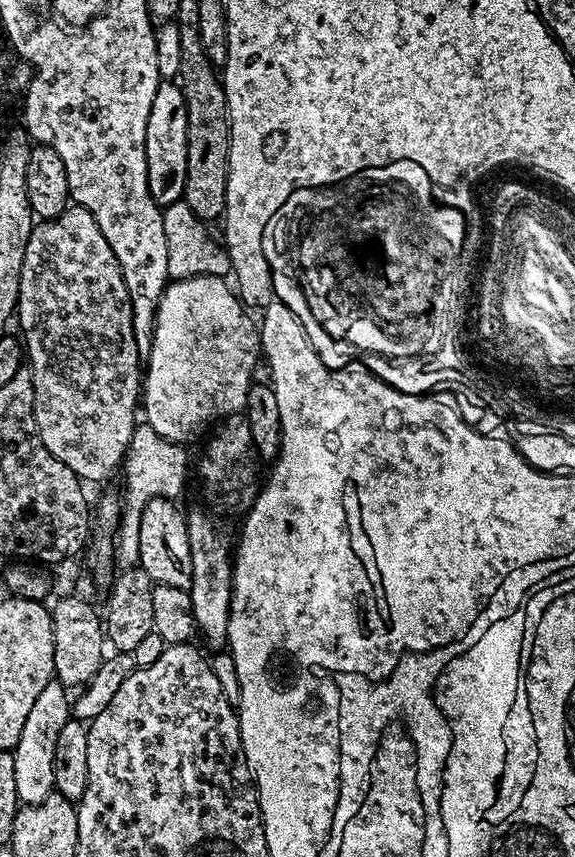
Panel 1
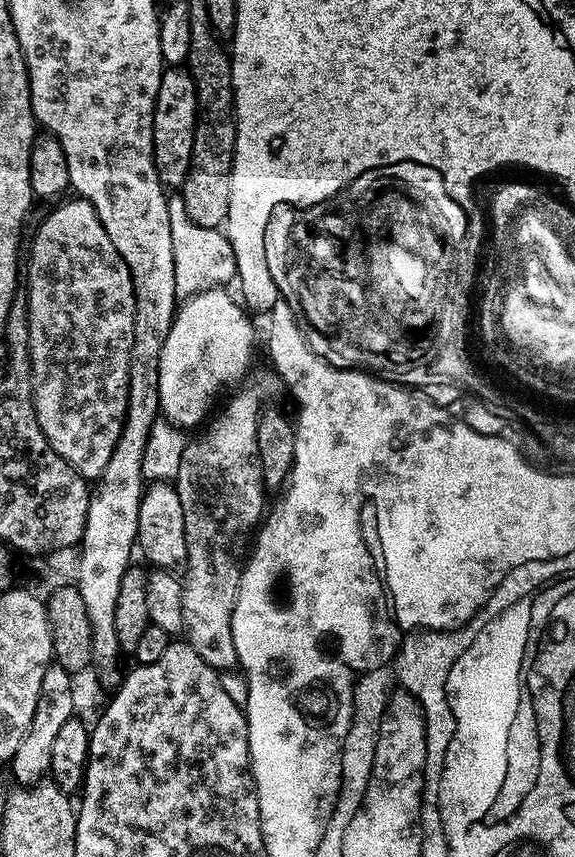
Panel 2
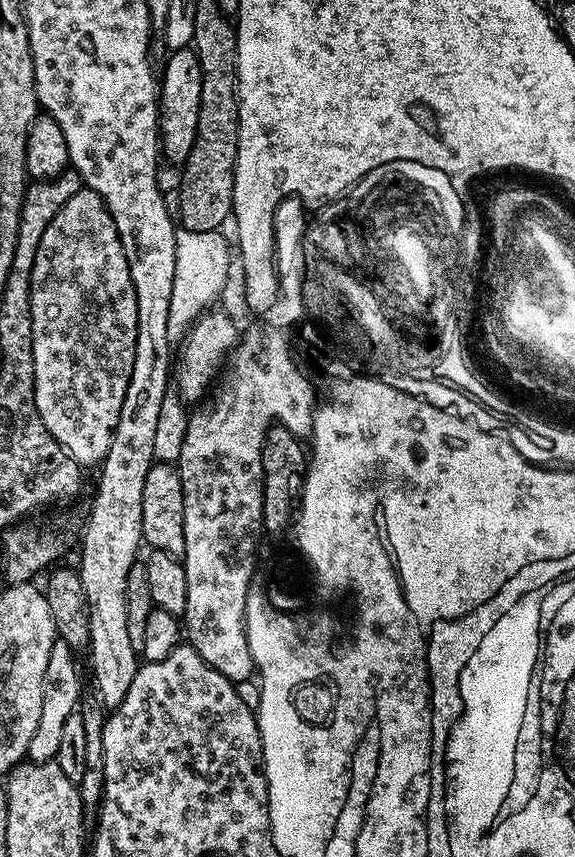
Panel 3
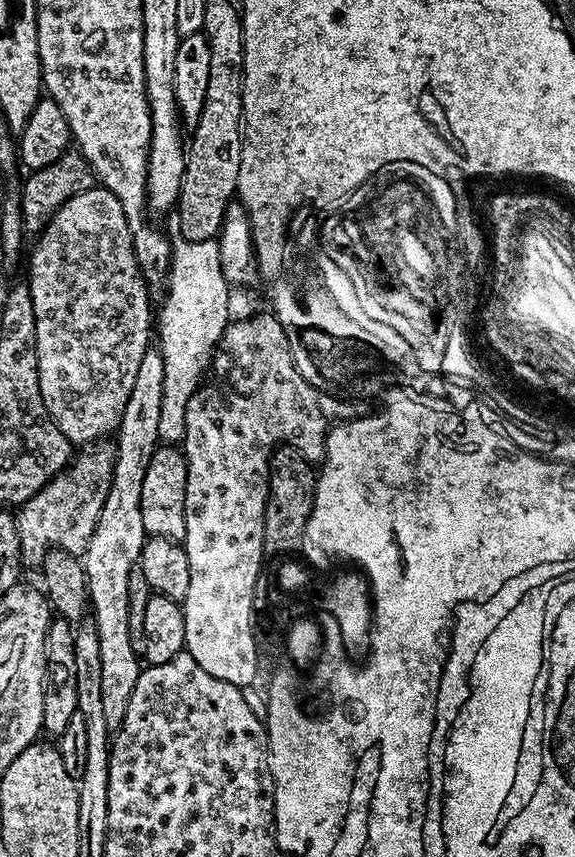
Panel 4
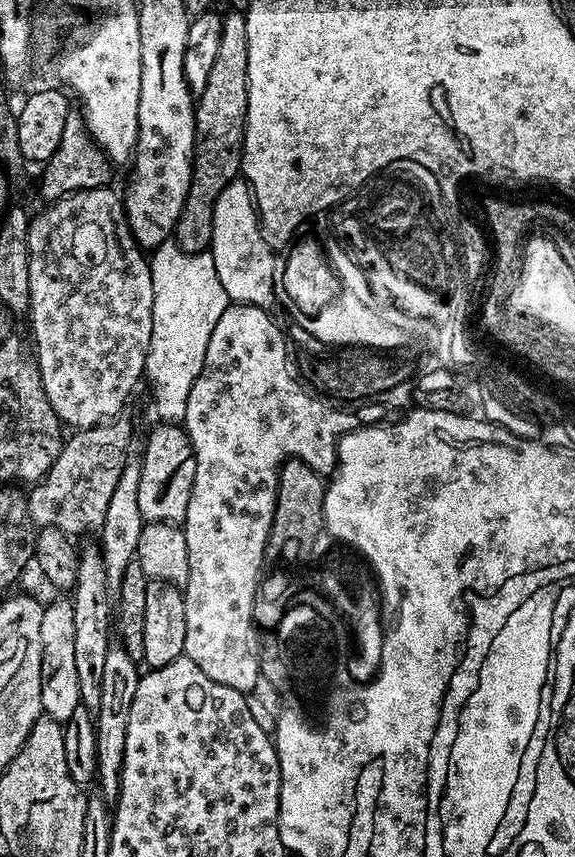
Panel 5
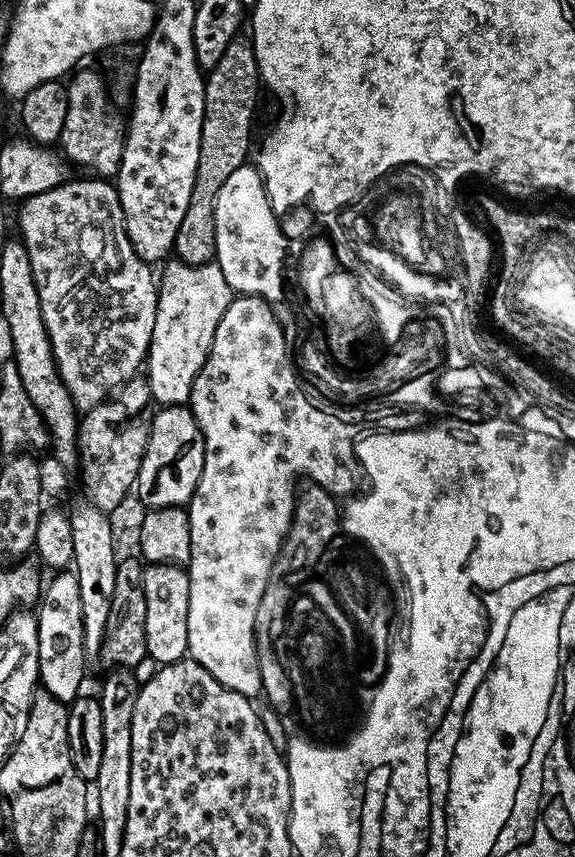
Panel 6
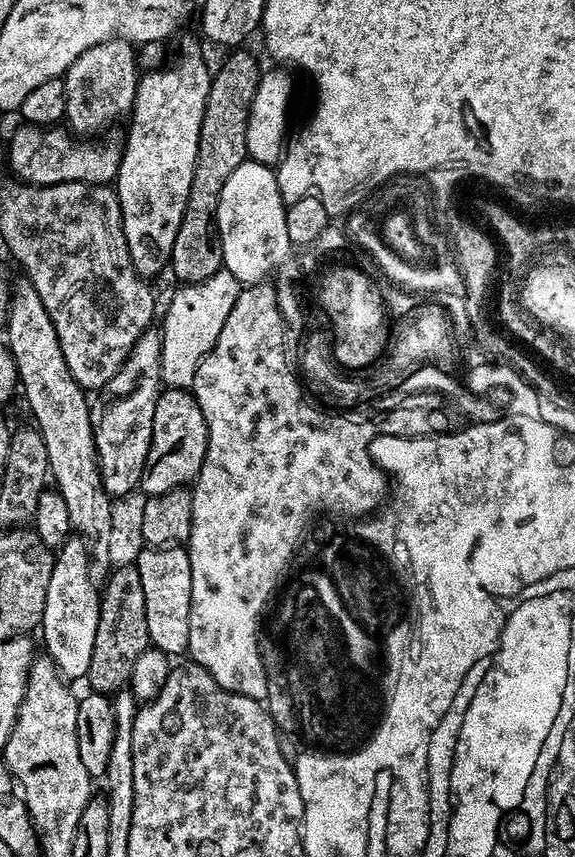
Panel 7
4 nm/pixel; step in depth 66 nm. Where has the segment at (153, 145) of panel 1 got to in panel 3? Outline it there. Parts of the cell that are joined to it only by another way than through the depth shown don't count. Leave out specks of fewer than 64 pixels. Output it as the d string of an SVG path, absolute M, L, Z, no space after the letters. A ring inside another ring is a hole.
M189 46L167 53L164 76L158 80L158 131L163 159L176 166L182 166L194 150L194 138L198 130L198 110L202 102L202 70L195 48Z

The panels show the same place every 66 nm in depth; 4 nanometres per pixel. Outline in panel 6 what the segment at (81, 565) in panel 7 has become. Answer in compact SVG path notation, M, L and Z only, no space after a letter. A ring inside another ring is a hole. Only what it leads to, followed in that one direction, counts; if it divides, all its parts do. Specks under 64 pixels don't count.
M60 570L55 573L52 581L47 581L42 595L38 601L38 609L35 613L38 626L38 658L40 659L39 687L49 692L55 700L61 700L65 706L72 703L81 695L84 684L84 663L86 657L82 650L82 600L78 598L78 578L75 571Z

